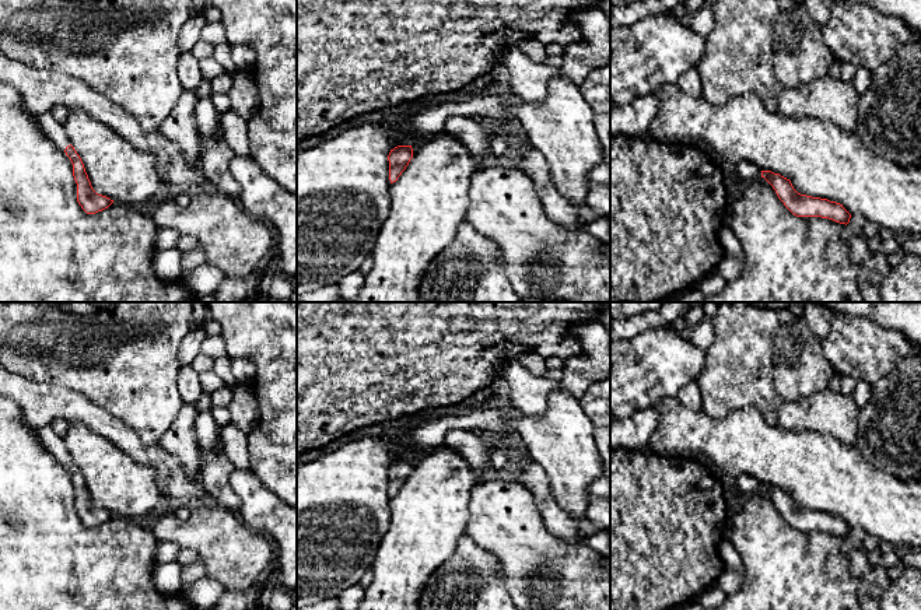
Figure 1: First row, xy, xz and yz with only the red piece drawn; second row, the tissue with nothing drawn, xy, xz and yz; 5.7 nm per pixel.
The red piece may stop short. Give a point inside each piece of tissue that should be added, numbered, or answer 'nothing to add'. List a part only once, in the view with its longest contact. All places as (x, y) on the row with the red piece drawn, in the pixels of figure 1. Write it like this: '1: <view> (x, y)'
1: xy (53, 130)

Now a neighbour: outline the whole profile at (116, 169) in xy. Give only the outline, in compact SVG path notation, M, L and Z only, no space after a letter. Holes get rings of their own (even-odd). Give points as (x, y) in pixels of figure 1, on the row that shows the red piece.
M81 109L69 112L63 129L98 194L134 207L161 194L164 185L150 152L139 151Z

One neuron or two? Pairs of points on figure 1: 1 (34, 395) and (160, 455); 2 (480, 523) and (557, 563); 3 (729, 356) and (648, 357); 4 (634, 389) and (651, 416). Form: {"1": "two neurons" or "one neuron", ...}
{"1": "one neuron", "2": "one neuron", "3": "two neurons", "4": "two neurons"}

